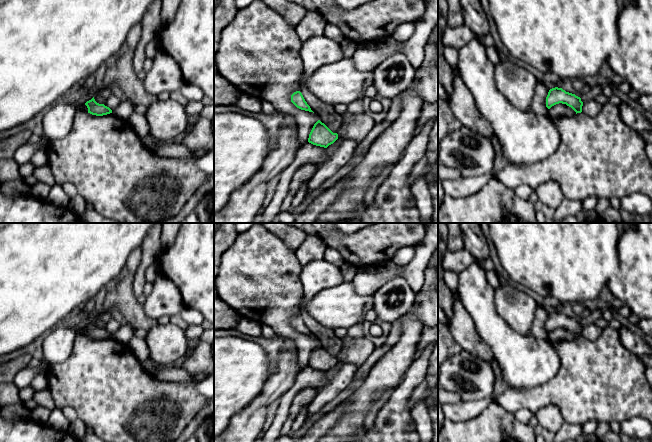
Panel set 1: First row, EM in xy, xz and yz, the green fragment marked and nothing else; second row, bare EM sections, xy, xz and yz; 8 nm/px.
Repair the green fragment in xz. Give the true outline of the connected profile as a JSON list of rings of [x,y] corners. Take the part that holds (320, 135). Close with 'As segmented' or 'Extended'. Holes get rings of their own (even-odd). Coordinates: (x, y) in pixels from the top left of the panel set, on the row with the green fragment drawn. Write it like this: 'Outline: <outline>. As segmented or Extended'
Outline: [[[318,120],[309,134],[308,142],[316,146],[327,148],[337,139],[338,134],[333,133],[324,123]]]. As segmented

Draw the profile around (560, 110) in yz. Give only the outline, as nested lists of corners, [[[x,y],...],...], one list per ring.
[[[556,104],[549,109],[549,114],[554,118],[570,117],[576,114],[576,112],[566,104]]]

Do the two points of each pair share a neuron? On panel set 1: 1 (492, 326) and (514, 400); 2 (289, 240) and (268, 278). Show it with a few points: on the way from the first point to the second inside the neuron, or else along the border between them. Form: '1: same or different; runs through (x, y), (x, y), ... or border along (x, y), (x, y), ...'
1: different; border along (534, 386), (506, 390)
2: different; border along (271, 233), (277, 236), (294, 252)

